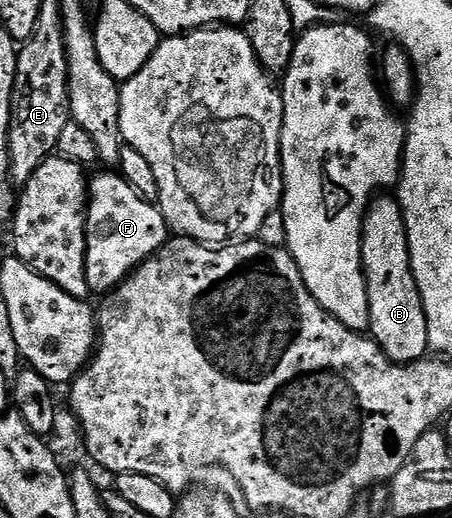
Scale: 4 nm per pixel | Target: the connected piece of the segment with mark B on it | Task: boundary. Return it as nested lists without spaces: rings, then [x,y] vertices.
[[[380,196],[364,213],[360,259],[368,289],[368,324],[371,337],[392,362],[407,364],[421,361],[429,353],[426,312],[414,280],[408,247],[408,229],[399,201]]]

